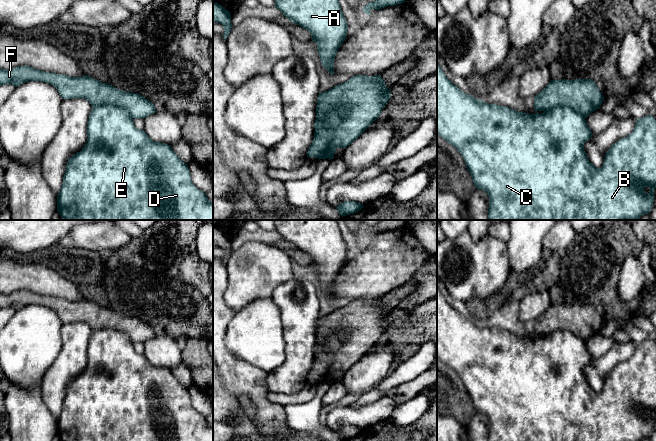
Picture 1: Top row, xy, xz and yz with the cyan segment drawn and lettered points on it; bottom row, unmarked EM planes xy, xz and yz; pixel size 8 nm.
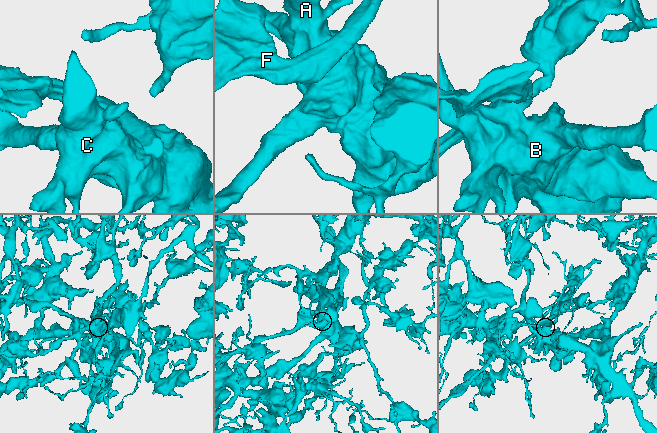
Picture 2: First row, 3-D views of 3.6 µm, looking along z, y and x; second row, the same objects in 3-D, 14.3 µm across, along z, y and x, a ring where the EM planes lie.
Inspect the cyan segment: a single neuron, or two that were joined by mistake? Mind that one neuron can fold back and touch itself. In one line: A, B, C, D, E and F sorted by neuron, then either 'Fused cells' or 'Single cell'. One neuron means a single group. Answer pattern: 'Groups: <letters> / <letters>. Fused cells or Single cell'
Groups: A B C D E / F. Fused cells

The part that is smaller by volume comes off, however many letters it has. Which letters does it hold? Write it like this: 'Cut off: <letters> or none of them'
Cut off: F

